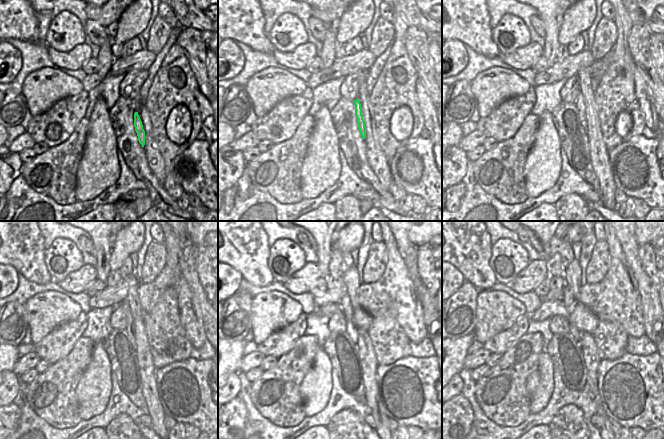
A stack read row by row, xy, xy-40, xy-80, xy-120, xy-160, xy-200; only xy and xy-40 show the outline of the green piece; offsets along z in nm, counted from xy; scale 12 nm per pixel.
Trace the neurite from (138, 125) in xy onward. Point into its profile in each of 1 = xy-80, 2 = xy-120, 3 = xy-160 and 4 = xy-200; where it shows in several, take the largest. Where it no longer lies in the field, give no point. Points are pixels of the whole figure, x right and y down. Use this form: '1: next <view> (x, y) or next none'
1: next xy-80 (579, 102)
2: next xy-120 (130, 326)
3: next xy-160 (346, 307)
4: next xy-200 (568, 299)

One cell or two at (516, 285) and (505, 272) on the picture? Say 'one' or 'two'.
two

